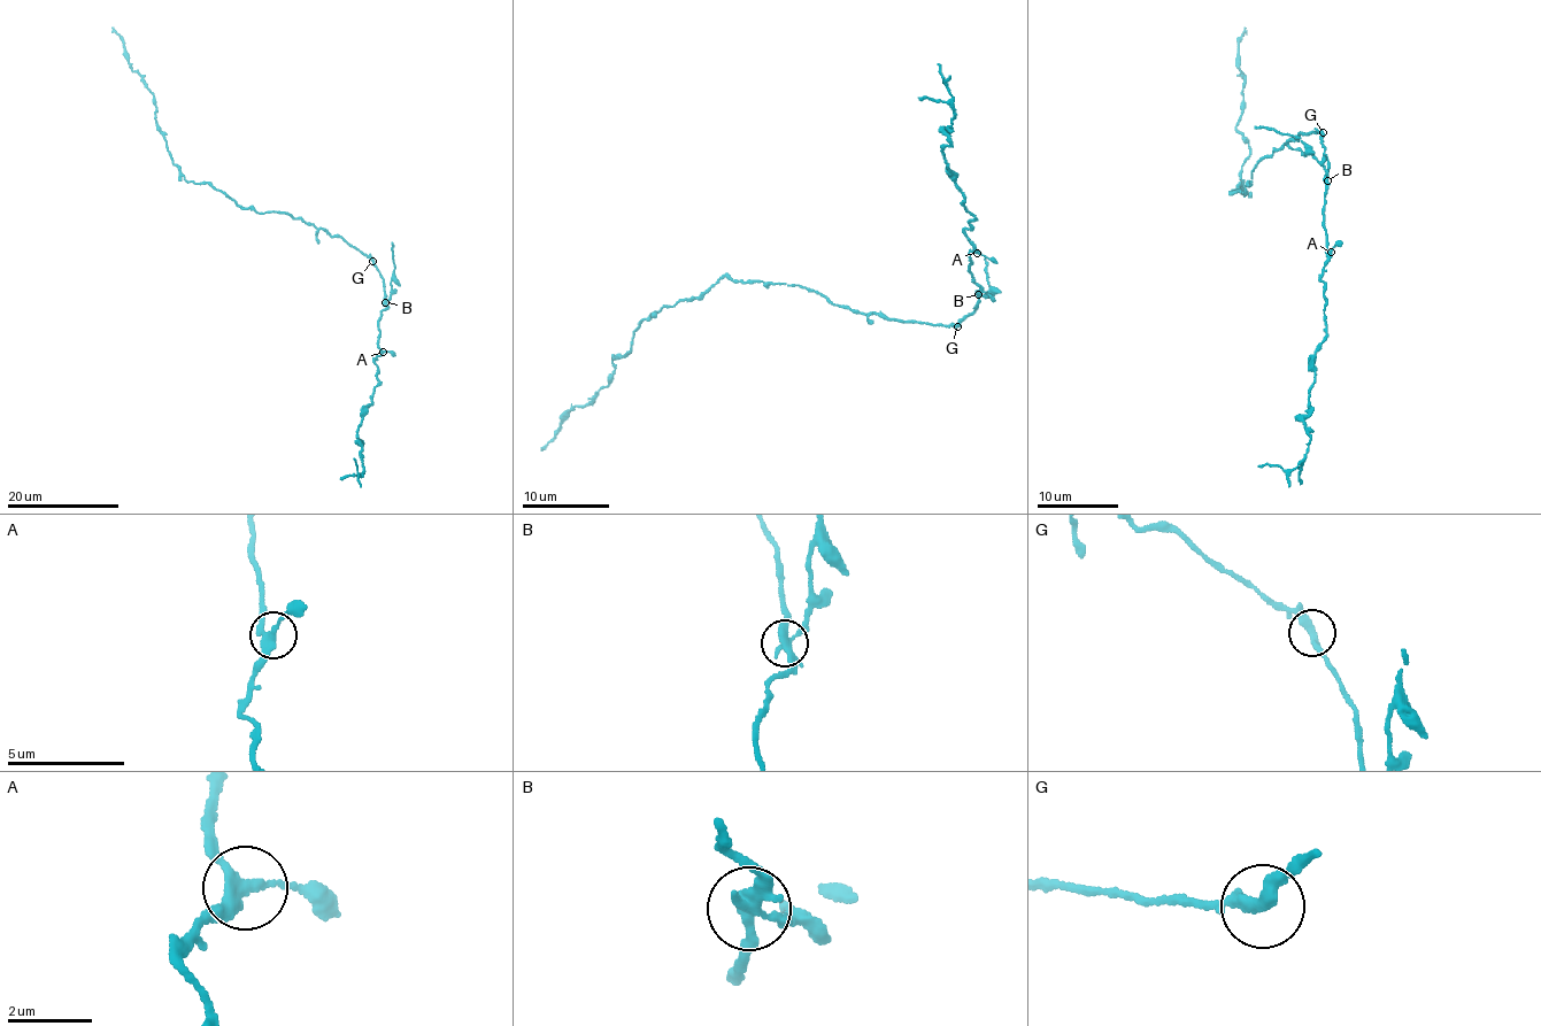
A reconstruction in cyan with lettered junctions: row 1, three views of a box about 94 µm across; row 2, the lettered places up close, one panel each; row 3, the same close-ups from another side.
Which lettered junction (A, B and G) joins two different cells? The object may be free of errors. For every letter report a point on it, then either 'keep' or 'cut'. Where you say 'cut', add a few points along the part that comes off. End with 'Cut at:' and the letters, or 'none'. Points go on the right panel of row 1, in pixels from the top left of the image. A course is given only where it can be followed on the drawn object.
A: place (1331, 252); keep
B: place (1327, 180); cut; course (1327, 180), (1325, 169), (1299, 139), (1254, 128)
G: place (1323, 132); keep
Cut at: B

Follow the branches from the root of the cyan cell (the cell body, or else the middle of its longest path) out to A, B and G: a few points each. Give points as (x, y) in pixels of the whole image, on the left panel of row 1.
A: (324, 231), (339, 236), (366, 254), (383, 279), (385, 308), (378, 321), (378, 339), (383, 352)
B: (324, 231), (339, 236), (370, 259), (383, 279), (385, 302)
G: (324, 231), (339, 236), (372, 261)

